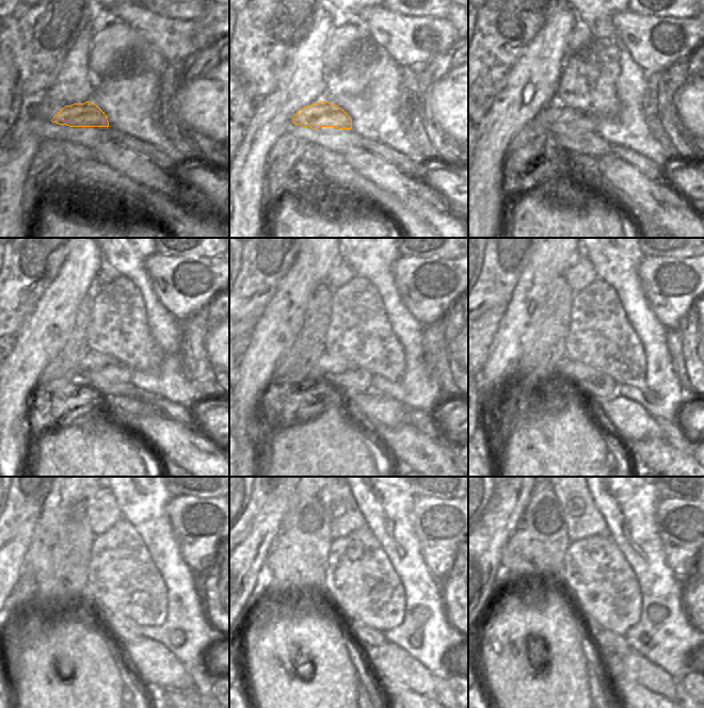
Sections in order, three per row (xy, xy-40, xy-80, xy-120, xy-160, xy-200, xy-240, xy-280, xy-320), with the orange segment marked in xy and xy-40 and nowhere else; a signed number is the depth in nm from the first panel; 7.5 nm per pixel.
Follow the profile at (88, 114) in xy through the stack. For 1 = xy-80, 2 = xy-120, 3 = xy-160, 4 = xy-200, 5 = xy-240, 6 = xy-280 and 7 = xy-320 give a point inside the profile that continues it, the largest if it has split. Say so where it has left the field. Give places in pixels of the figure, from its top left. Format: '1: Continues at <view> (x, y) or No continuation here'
1: Continues at xy-80 (557, 118)
2: Continues at xy-120 (112, 370)
3: Continues at xy-160 (347, 373)
4: Continues at xy-200 (581, 375)
5: Continues at xy-240 (120, 626)
6: Continues at xy-280 (367, 637)
7: Continues at xy-320 (605, 638).

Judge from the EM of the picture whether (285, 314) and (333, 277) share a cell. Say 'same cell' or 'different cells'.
different cells

